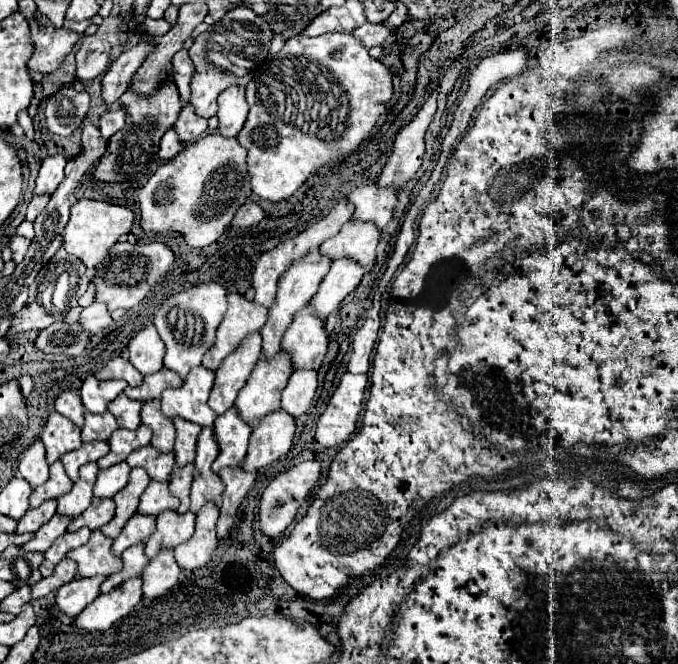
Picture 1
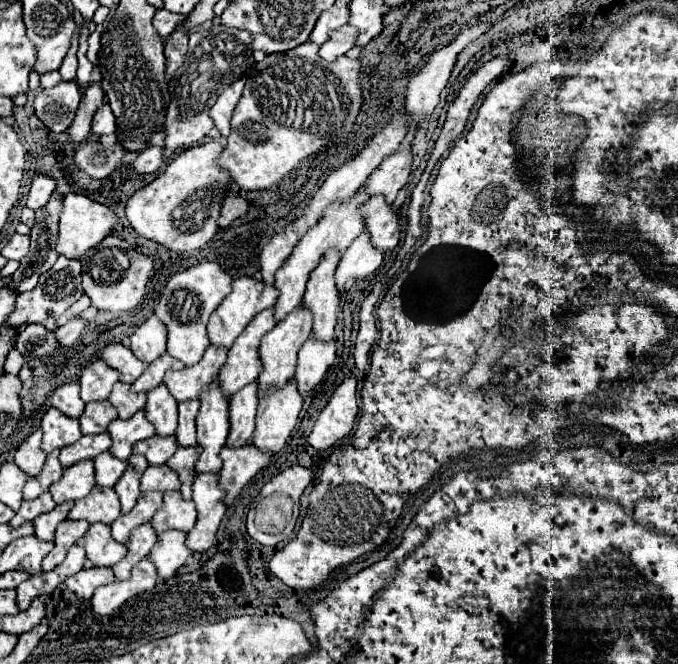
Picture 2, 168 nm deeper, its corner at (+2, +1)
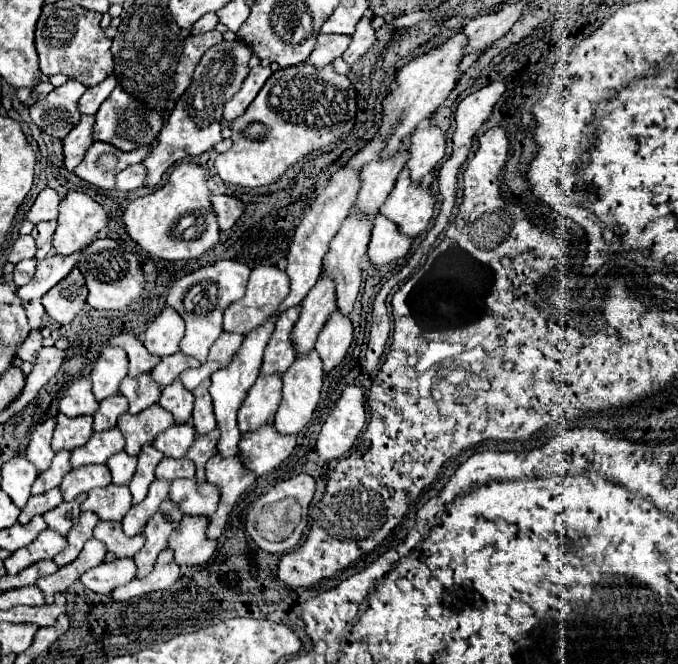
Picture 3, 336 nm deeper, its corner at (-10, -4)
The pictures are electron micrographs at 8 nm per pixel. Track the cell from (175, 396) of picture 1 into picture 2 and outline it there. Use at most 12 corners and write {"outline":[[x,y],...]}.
{"outline":[[210,345],[204,357],[168,371],[164,385],[176,401],[200,401],[226,361]]}

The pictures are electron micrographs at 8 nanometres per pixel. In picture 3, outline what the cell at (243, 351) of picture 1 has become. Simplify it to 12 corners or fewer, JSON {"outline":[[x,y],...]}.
{"outline":[[300,306],[280,314],[260,374],[284,374],[296,360],[290,332]]}

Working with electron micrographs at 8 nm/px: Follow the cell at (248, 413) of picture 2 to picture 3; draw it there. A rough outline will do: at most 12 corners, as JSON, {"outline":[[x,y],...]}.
{"outline":[[280,374],[258,376],[238,410],[240,432],[276,414]]}

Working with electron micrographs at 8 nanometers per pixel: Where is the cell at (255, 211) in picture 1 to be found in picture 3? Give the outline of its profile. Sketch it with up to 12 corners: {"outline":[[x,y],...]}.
{"outline":[[212,196],[220,230],[240,218],[244,204],[238,198]]}

